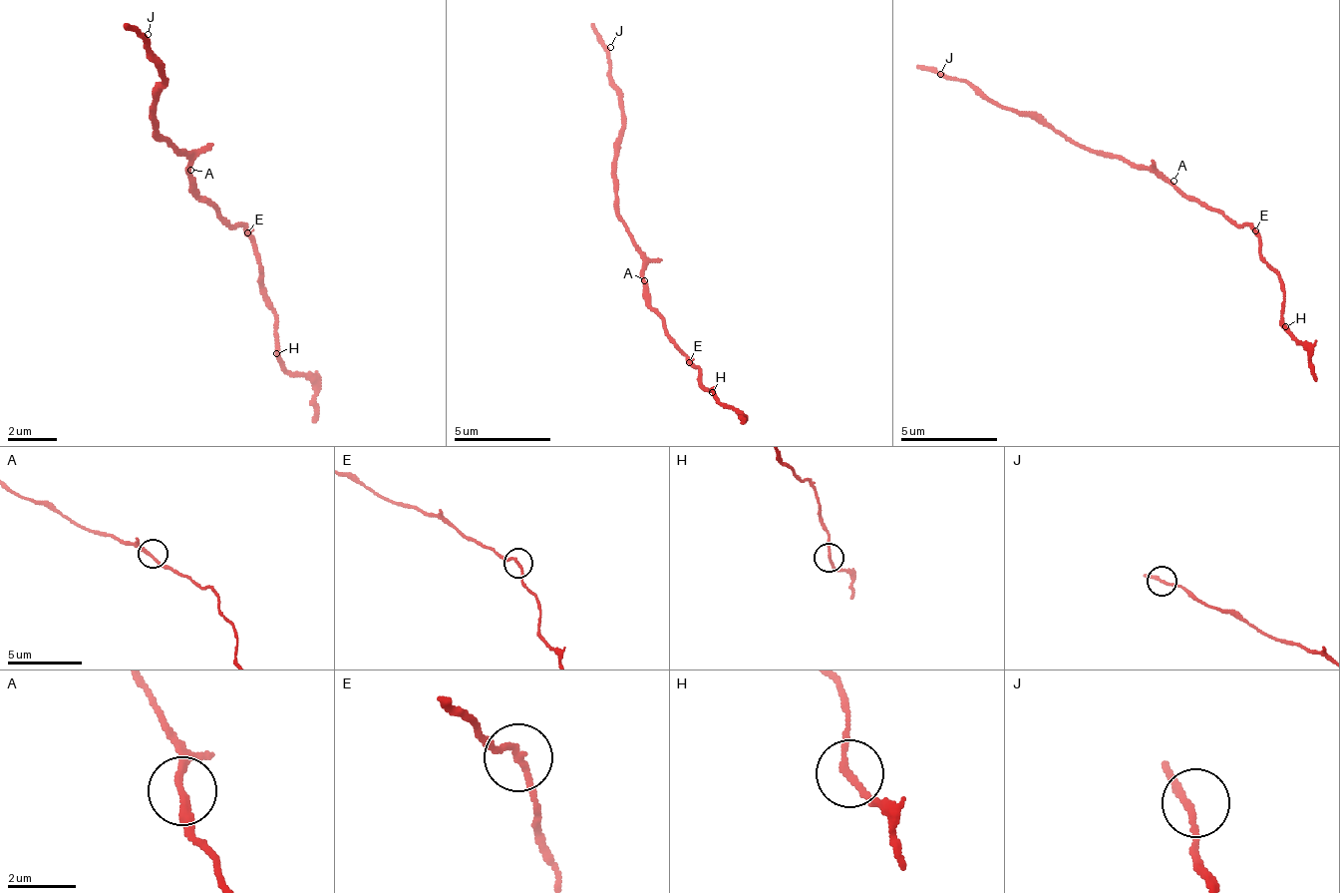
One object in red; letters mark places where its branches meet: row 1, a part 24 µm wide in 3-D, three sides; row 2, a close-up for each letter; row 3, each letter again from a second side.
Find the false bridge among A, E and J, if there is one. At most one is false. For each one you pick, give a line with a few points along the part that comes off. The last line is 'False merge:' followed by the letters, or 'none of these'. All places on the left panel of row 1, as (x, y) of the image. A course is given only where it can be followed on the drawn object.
E: Course of the part to remove: (246, 230), (276, 316), (276, 359), (313, 384), (319, 421)
False merge: E

